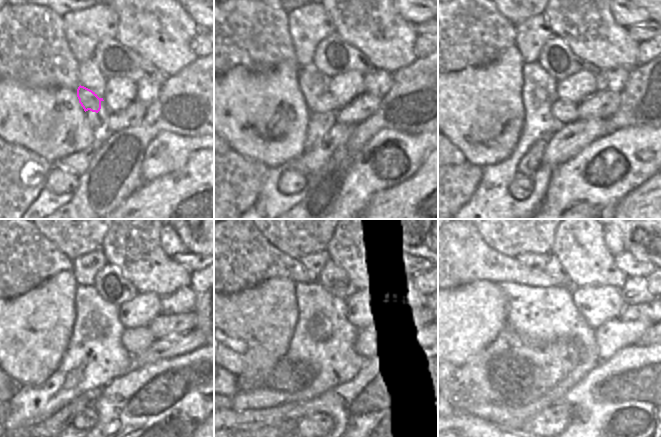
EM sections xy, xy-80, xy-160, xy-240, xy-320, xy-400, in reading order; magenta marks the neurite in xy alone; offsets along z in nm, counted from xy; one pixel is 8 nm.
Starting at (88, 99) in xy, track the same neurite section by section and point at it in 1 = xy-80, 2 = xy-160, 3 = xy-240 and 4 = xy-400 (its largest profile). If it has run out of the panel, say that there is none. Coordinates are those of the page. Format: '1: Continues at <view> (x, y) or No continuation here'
1: Continues at xy-80 (326, 103)
2: Continues at xy-160 (565, 111)
3: Continues at xy-240 (135, 340)
4: Continues at xy-400 (615, 334)

